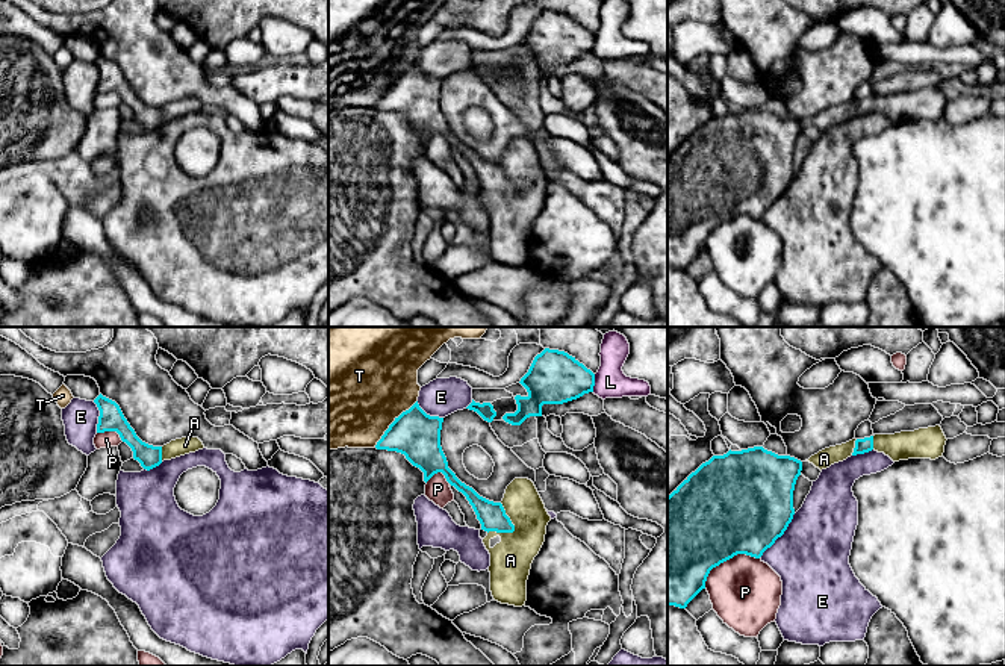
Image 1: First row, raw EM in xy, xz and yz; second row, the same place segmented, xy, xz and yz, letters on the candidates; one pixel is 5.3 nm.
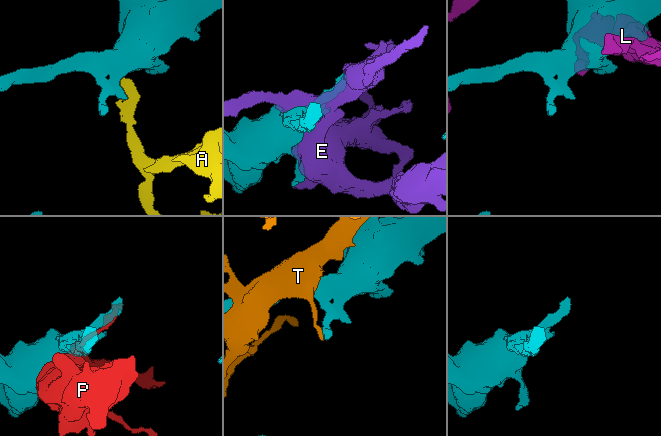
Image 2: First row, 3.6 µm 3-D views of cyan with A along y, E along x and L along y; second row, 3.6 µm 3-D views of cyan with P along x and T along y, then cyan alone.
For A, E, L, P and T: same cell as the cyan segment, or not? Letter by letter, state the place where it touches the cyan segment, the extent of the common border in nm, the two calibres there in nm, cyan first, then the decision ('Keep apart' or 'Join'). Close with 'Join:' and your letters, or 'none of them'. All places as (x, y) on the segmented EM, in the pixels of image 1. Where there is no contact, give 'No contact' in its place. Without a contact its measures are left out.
A: Touches cyan at xz (513, 530). Shared border 180 nm. Thickness 150 nm (cyan) against 220 nm. Join
E: Touches cyan at yz (780, 536). Shared border 300 nm. Thickness 500 nm (cyan) against 400 nm. Keep apart
L: Touches cyan at xz (594, 383). Shared border 100 nm. Thickness 280 nm (cyan) against 170 nm. Keep apart
P: Touches cyan at yz (725, 560). Shared border 340 nm. Thickness 480 nm (cyan) against 380 nm. Keep apart
T: Touches cyan at xz (392, 423). Shared border 340 nm. Thickness 260 nm (cyan) against 500 nm. Keep apart
Join: A

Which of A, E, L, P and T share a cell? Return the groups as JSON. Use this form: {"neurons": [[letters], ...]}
{"neurons": [["A"], ["E"], ["L"], ["P"], ["T"]]}

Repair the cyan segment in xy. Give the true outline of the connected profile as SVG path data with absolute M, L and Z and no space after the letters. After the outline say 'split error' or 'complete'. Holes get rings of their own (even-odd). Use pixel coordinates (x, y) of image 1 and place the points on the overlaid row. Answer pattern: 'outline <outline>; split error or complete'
outline M100 394L94 403L100 410L97 433L117 431L121 440L132 448L133 459L147 471L159 466L163 460L171 460L204 448L203 442L192 436L171 440L163 447L148 445L136 436L115 401Z; split error

